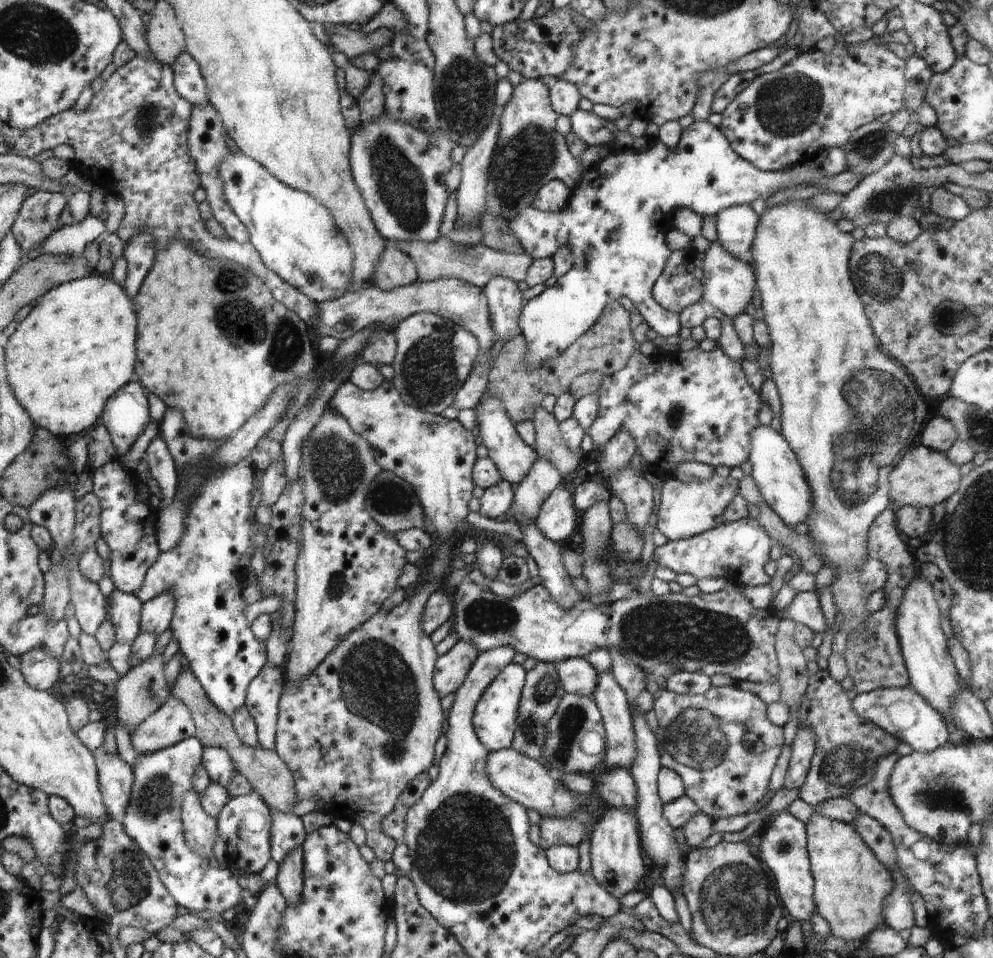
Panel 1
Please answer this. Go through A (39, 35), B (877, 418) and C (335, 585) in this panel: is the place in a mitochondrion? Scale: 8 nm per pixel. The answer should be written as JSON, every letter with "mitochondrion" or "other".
{"A":"mitochondrion","B":"mitochondrion","C":"mitochondrion"}

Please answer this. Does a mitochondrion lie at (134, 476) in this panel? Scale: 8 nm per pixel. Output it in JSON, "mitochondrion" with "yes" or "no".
{"mitochondrion":"no"}

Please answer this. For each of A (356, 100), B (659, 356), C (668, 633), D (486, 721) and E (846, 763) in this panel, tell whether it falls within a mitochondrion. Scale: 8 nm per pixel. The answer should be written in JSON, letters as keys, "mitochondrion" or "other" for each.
{"A":"other","B":"other","C":"mitochondrion","D":"other","E":"mitochondrion"}

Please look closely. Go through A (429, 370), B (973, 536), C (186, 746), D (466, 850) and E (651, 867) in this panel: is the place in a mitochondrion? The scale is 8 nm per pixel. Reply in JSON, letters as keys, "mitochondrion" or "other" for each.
{"A":"mitochondrion","B":"mitochondrion","C":"other","D":"mitochondrion","E":"other"}

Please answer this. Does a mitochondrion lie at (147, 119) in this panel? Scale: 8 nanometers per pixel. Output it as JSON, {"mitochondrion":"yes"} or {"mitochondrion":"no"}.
{"mitochondrion":"yes"}

